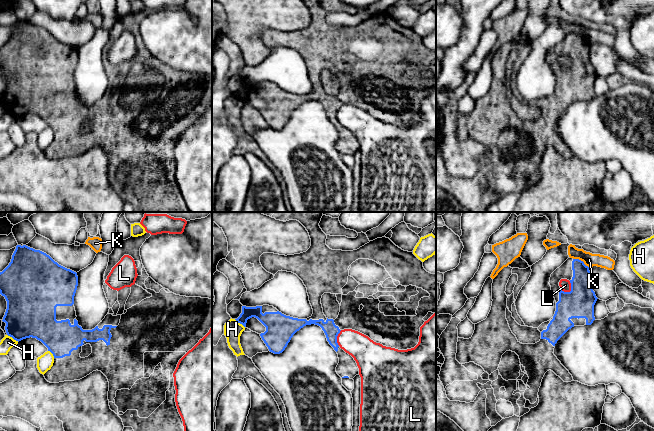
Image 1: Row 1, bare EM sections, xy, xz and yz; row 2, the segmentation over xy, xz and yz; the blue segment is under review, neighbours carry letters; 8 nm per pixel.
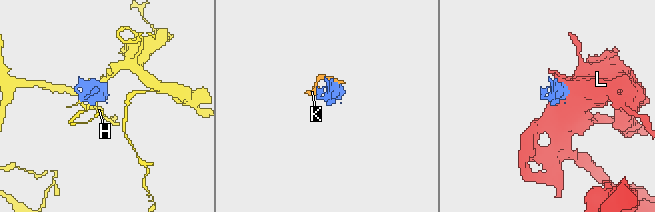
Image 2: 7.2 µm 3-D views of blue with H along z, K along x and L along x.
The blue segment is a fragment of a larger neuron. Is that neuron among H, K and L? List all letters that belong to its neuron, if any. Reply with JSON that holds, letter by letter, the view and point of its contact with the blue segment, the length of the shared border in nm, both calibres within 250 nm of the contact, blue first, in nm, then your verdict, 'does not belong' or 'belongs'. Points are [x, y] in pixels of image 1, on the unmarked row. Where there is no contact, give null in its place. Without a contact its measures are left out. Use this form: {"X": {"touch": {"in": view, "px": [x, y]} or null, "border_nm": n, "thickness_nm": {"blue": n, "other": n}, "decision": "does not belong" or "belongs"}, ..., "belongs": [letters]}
{"H": {"touch": {"in": "xy", "px": [13, 114]}, "border_nm": 110, "thickness_nm": {"blue": 380, "other": 100}, "decision": "does not belong"}, "K": {"touch": {"in": "yz", "px": [580, 36]}, "border_nm": 150, "thickness_nm": {"blue": 180, "other": 110}, "decision": "does not belong"}, "L": {"touch": {"in": "yz", "px": [570, 67]}, "border_nm": 120, "thickness_nm": {"blue": 240, "other": 90}, "decision": "does not belong"}, "belongs": []}

